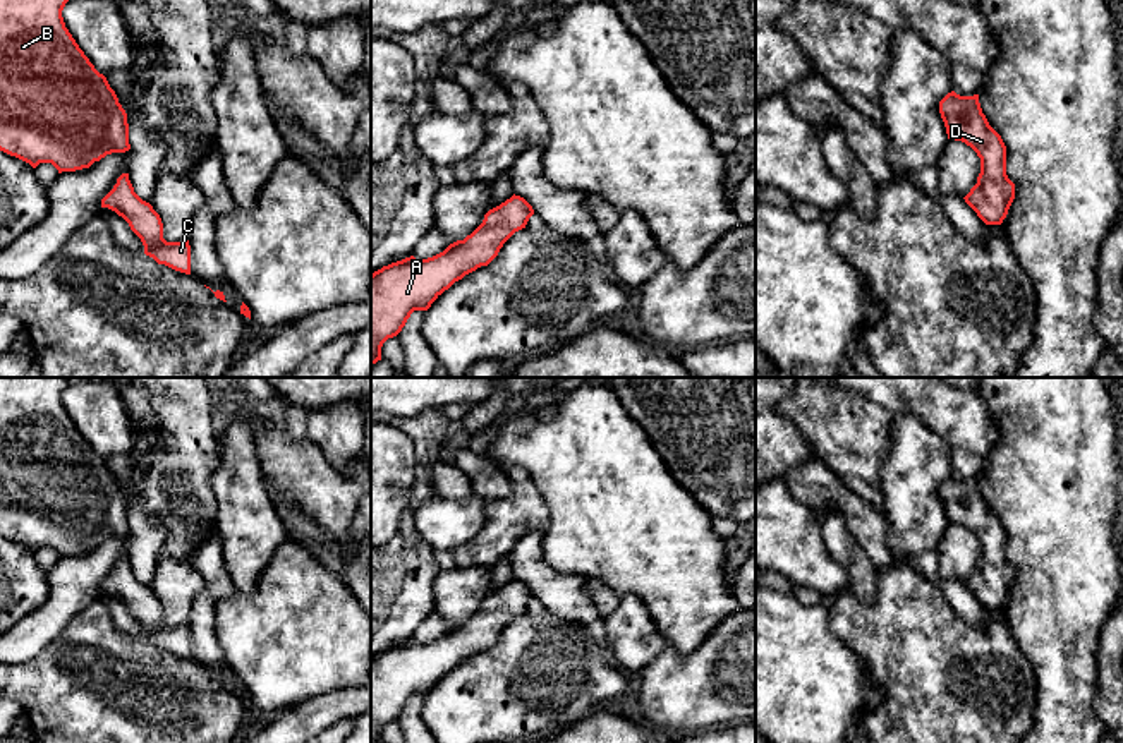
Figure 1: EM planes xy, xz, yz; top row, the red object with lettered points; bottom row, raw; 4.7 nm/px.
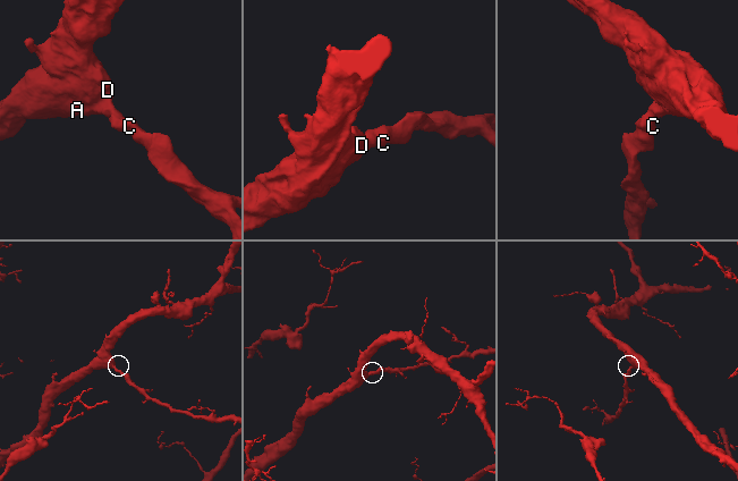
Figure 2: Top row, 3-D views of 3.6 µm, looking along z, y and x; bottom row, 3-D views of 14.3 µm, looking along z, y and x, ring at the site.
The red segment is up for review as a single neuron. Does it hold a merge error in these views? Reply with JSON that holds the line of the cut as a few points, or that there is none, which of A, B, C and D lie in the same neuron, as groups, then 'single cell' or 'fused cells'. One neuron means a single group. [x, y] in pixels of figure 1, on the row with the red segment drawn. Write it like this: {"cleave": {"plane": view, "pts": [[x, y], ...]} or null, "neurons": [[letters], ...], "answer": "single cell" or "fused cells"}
{"cleave": null, "neurons": [["A", "B", "C", "D"]], "answer": "single cell"}

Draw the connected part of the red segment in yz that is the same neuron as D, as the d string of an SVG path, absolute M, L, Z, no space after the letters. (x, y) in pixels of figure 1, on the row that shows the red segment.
M948 93L939 101L948 139L962 141L980 158L977 184L963 197L986 225L1001 225L1015 199L1015 184L1006 175L1006 146L982 113L979 94Z

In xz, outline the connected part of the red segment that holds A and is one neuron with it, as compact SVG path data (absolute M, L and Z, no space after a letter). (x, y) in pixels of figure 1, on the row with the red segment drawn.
M512 196L484 214L483 223L464 240L450 244L443 252L416 259L414 256L383 266L371 275L371 365L381 360L381 347L397 336L414 311L428 311L431 304L455 281L488 266L503 244L519 230L525 228L534 214L532 206L520 196Z

